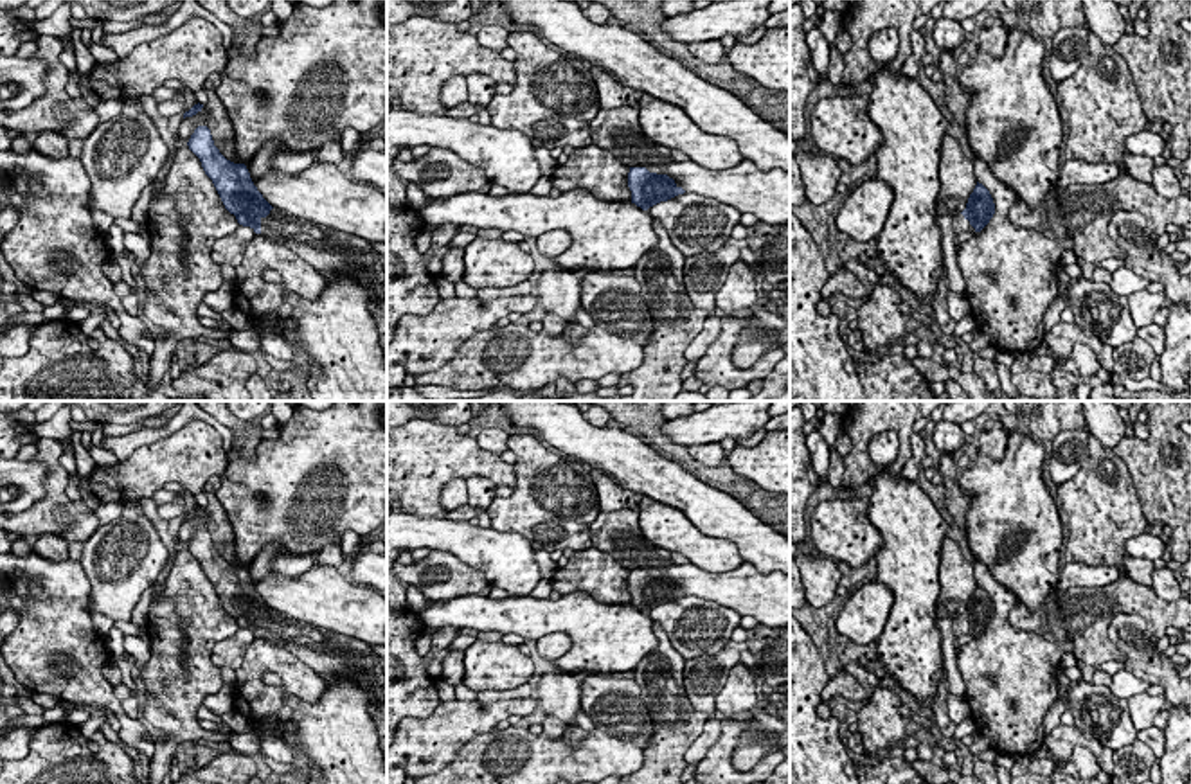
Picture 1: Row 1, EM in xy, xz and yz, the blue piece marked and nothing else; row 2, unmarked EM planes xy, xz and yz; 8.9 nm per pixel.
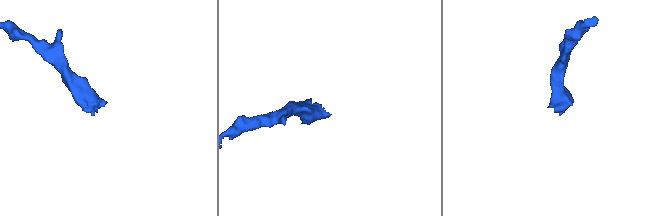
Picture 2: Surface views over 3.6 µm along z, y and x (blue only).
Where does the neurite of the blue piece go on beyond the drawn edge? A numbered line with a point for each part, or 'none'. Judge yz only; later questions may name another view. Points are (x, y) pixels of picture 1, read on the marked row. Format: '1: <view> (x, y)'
1: yz (959, 223)

